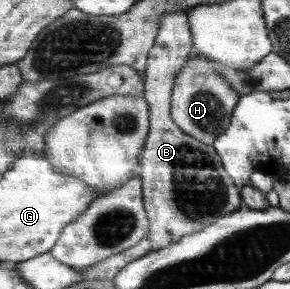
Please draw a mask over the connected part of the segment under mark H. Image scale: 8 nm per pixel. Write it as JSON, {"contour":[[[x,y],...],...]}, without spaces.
{"contour":[[[194,52],[190,60],[178,73],[172,94],[172,119],[182,132],[197,137],[204,144],[214,145],[218,138],[232,122],[233,110],[241,98],[222,74],[214,70],[213,64],[203,54]]]}

